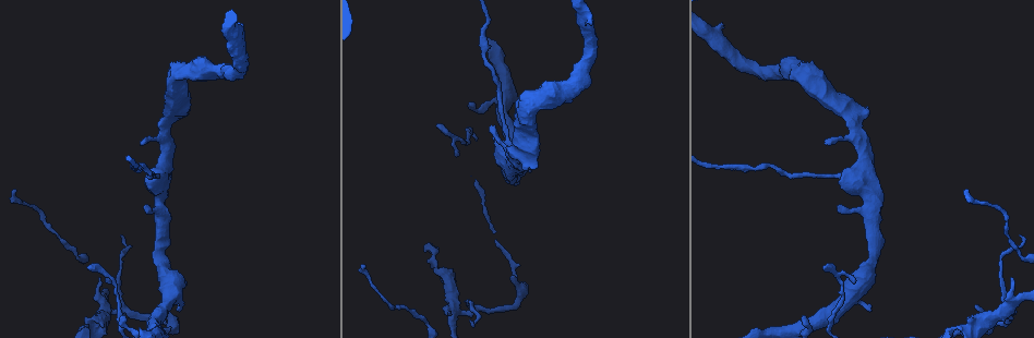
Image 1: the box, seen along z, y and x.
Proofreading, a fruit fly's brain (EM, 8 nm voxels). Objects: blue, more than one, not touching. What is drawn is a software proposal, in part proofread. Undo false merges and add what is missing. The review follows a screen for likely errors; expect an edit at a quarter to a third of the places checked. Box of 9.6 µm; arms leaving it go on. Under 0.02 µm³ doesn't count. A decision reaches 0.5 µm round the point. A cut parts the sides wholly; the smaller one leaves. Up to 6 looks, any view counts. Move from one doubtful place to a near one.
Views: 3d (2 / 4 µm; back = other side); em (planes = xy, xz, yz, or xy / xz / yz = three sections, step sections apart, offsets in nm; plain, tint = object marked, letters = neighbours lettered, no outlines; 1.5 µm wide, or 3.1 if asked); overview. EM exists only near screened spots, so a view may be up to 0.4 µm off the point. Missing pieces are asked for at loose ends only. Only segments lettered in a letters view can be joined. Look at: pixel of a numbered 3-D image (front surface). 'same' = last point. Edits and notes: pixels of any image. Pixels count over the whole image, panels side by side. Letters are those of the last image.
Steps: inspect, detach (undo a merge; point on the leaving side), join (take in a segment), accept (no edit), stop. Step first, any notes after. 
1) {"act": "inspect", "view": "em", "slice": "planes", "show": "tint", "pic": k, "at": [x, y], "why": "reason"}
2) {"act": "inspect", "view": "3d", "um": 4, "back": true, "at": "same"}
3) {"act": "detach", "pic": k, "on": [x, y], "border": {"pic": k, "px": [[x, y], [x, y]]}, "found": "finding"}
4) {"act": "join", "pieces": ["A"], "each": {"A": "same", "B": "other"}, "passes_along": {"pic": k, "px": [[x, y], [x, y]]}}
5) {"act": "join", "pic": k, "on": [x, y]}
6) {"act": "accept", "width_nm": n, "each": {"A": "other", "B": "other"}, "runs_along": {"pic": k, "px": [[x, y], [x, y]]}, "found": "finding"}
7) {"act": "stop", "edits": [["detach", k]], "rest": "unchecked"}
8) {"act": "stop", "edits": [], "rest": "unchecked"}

{"act": "inspect", "view": "3d", "um": 2, "pic": 1, "at": [870, 311], "why": "thin end"}

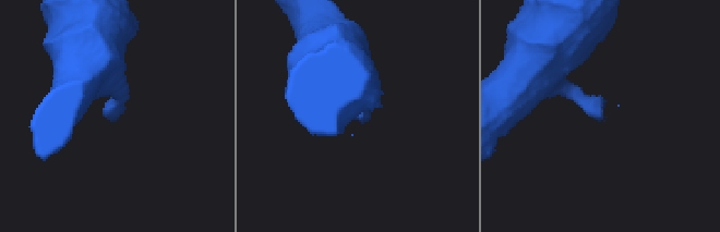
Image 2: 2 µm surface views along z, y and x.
{"act": "inspect", "view": "em", "slice": "planes", "show": "letters", "pic": 2, "at": [110, 119], "why": "now the EM"}

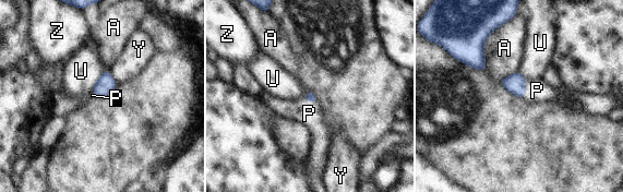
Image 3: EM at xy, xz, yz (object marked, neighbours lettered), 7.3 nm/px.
{"act": "join", "pieces": ["P"], "each": {"A": "other", "P": "same", "U": "other", "Y": "other", "Z": "other"}, "passes_along": {"pic": 3, "px": [[515, 83], [525, 88], [537, 91]]}, "found": "the cell continues"}

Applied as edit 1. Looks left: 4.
{"act": "inspect", "view": "overview", "why": "redraw"}

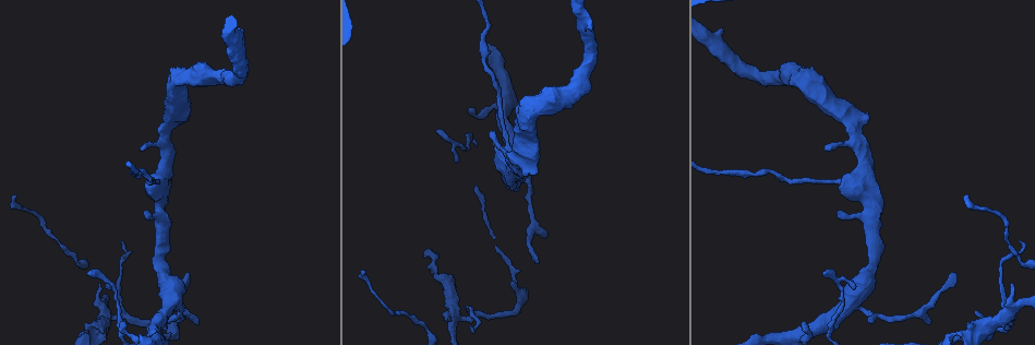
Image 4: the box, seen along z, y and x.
{"act": "inspect", "view": "3d", "um": 2, "pic": 4, "at": [975, 312], "why": "free end"}

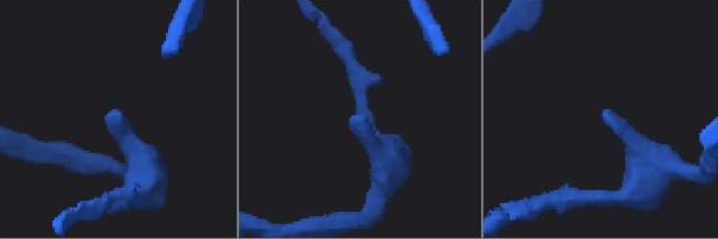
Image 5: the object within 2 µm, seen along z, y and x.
{"act": "inspect", "view": "em", "slice": "planes", "show": "letters", "pic": 5, "at": [114, 109], "why": "now the EM"}

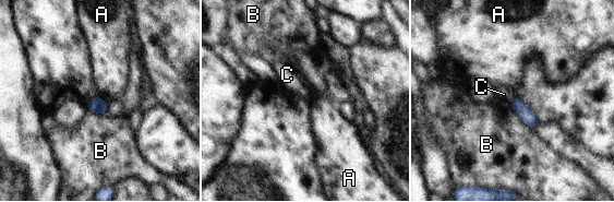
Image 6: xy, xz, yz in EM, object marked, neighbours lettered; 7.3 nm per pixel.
{"act": "accept", "each": {"A": "other", "B": "other", "C": "other"}, "border": {"pic": 6, "px": [[515, 96], [510, 102]]}, "found": "no lettered segment goes on from it"}

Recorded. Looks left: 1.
{"act": "stop", "edits": [["join", 3]], "rest": "unchecked"}

